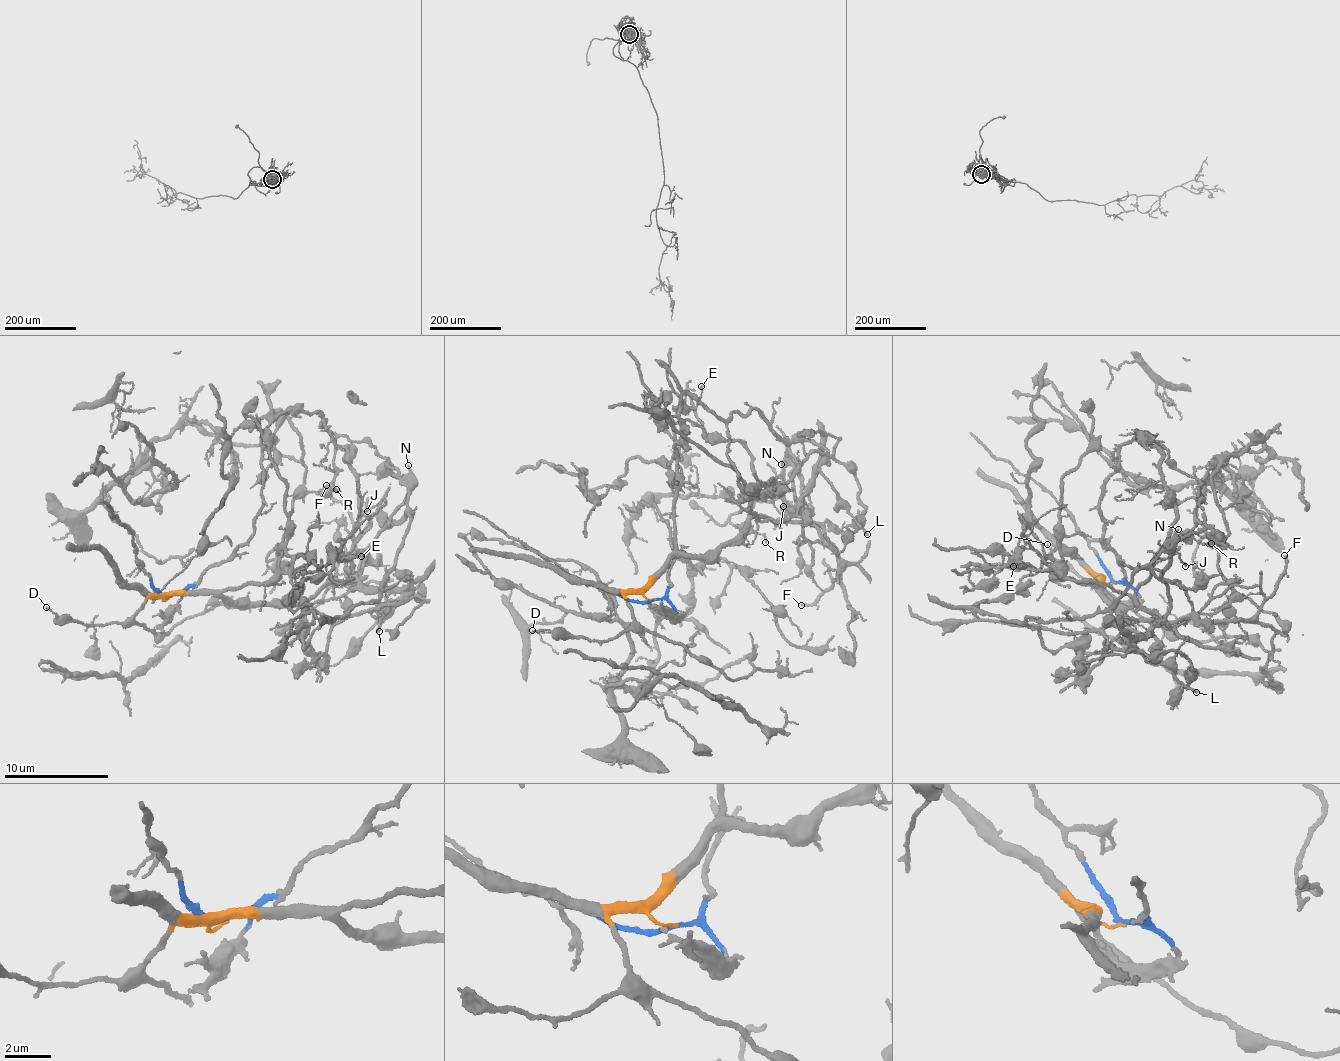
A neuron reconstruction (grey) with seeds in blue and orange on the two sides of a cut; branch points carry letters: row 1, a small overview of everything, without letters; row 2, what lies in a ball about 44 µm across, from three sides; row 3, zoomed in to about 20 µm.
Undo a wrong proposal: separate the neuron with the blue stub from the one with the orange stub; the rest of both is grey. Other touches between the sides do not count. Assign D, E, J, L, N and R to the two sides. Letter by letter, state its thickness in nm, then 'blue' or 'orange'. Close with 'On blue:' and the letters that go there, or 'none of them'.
D: calibre 110 nm; orange
E: calibre 130 nm; blue
J: calibre 120 nm; blue
L: calibre 170 nm; blue
N: calibre 240 nm; orange
R: calibre 160 nm; blue
On blue: E, J, L, R

